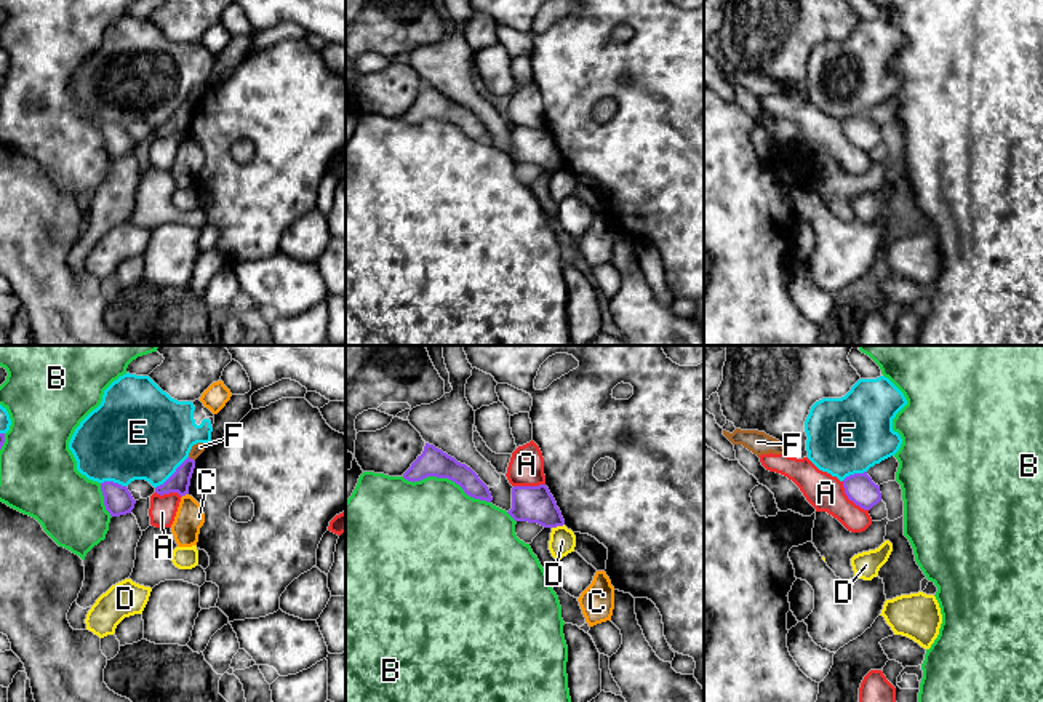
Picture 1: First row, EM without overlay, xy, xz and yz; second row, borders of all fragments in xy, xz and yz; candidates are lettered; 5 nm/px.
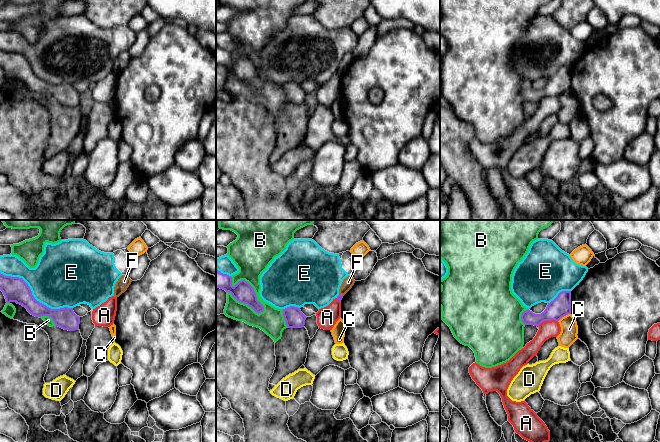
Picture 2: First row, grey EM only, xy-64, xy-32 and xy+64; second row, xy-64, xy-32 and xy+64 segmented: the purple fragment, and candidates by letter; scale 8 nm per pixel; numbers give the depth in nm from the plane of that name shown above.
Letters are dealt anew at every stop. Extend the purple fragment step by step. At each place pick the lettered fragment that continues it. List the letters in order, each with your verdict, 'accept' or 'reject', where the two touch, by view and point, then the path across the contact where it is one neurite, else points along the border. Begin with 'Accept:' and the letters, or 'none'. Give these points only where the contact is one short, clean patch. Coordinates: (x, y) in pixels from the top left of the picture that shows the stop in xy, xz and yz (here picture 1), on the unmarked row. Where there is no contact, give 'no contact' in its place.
Accept: none
A: reject | yz (850, 141) | along yz (842, 123), (843, 135), (867, 152)
B: reject | xz (447, 119)
C: reject | xy (184, 136) | along xy (187, 135), (181, 139)
D: reject | xz (557, 167) | along xz (563, 165), (552, 170)
E: reject | xy (173, 115)
F: reject | xy (192, 101) | along xy (189, 98), (194, 103)

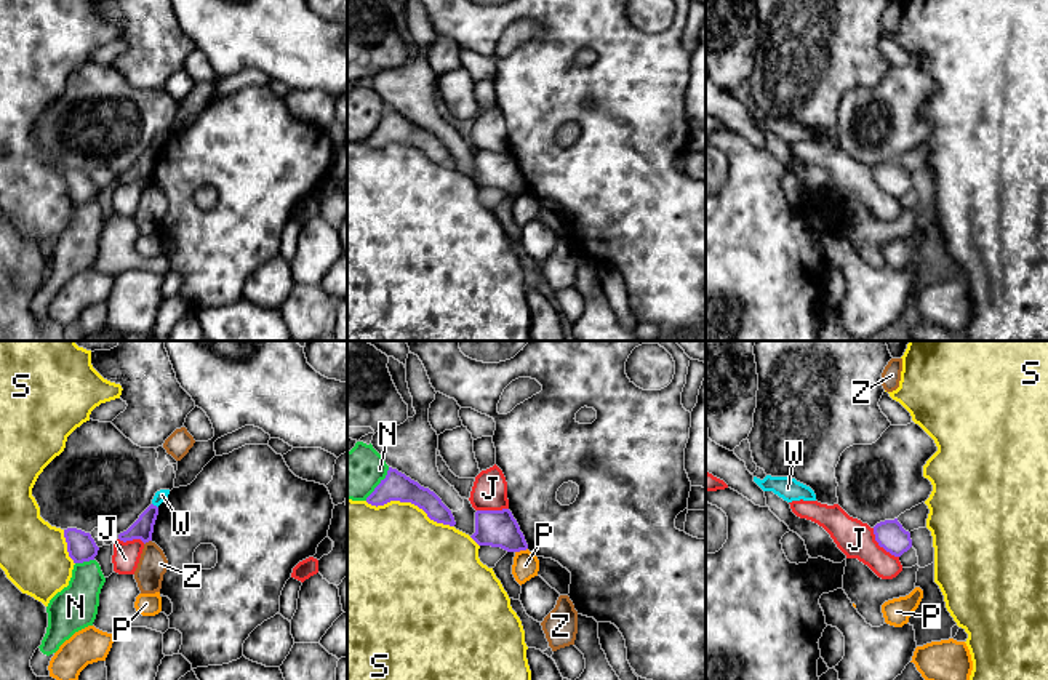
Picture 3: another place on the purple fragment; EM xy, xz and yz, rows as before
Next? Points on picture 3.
Accept: none
J: reject | yz (880, 188) | along yz (872, 170), (874, 181), (898, 199)
N: reject | xz (380, 125)
P: reject | xz (520, 191) | along xz (527, 189), (516, 194)
S: reject | xz (410, 143)
W: reject | xy (156, 148) | along xy (152, 144), (157, 149)
Z: reject | xy (148, 183) | along xy (151, 181), (144, 186)

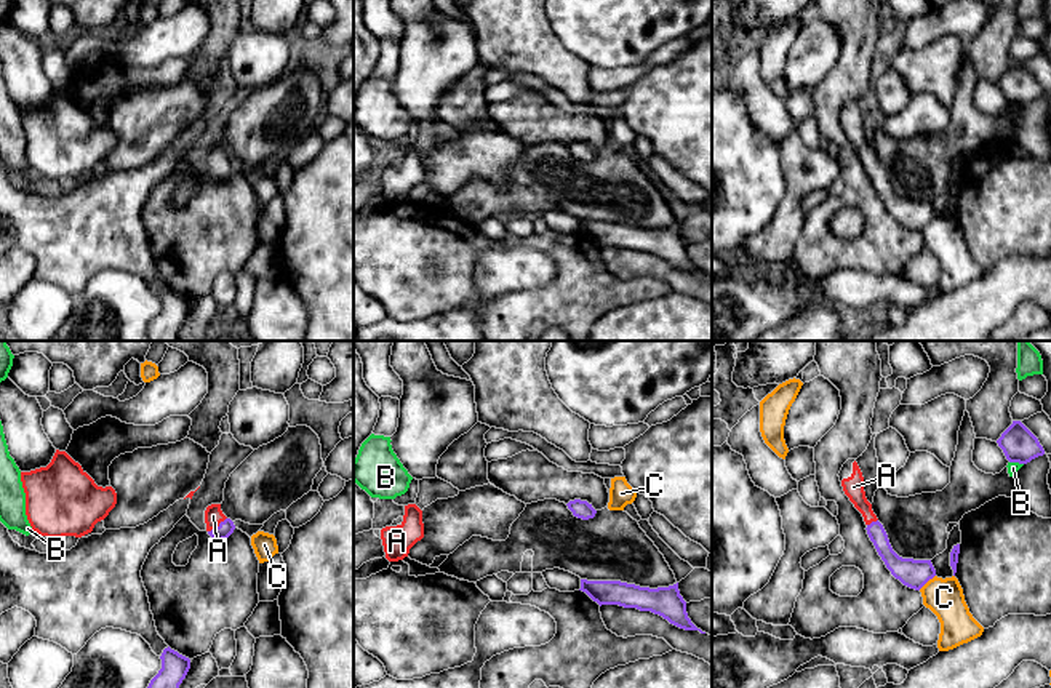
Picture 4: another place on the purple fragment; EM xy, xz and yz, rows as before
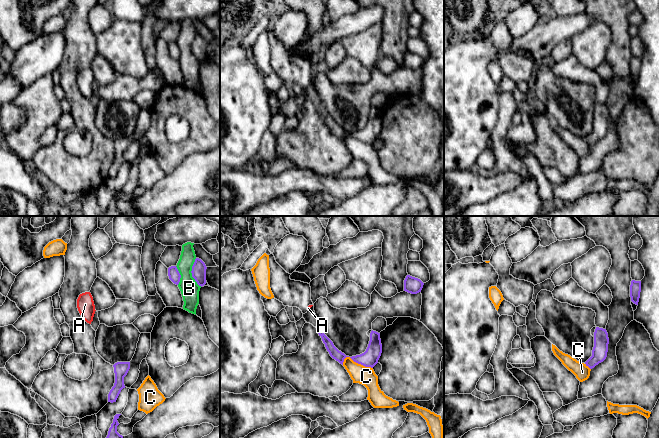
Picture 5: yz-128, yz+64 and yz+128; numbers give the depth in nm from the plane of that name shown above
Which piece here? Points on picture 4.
Accept: A
A: accept | xy (216, 168) | across xy (226, 170), (216, 168), (213, 157)
B: reject | yz (1016, 103) | along yz (1010, 103), (1023, 106)
C: reject | yz (927, 223)

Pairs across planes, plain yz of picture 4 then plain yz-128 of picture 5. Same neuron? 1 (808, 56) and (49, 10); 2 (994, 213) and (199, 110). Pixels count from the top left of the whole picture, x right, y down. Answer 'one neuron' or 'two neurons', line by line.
1: two neurons
2: one neuron

